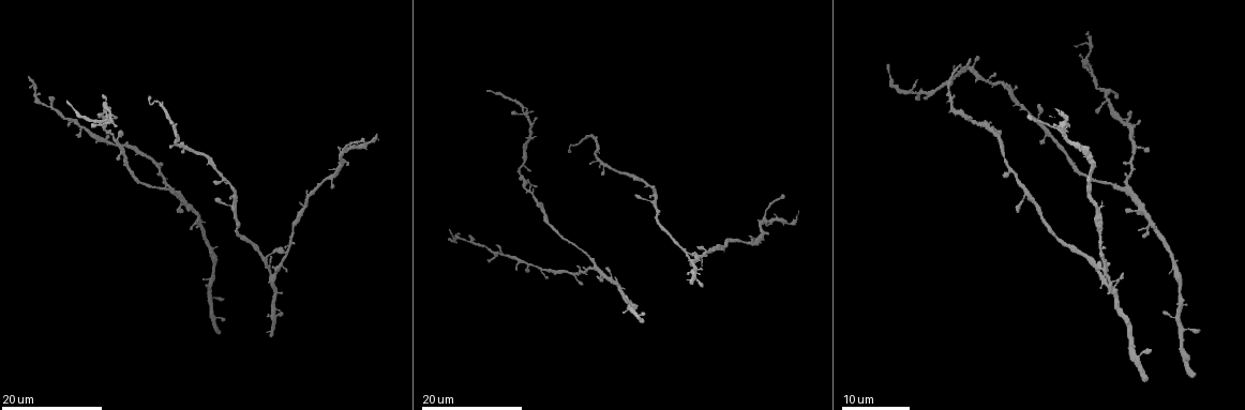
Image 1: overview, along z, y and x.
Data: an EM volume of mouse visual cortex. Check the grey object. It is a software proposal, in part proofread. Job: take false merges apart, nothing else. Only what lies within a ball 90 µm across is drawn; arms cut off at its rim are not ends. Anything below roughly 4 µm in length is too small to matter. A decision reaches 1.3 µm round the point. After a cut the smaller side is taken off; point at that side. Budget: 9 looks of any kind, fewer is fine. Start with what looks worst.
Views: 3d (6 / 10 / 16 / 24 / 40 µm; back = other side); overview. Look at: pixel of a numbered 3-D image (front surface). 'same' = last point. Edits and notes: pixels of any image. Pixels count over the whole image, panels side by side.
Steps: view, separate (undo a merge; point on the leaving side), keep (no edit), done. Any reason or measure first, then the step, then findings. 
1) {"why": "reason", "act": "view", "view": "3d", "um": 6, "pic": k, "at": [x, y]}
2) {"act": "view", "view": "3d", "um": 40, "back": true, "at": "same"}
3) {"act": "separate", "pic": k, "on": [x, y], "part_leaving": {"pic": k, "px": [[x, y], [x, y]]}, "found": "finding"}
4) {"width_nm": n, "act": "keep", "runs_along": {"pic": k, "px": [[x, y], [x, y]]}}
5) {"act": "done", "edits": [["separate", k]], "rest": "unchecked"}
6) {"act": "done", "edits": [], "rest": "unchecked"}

{"why": "looks like a crossing", "act": "view", "view": "3d", "um": 24, "pic": 1, "at": [767, 222]}

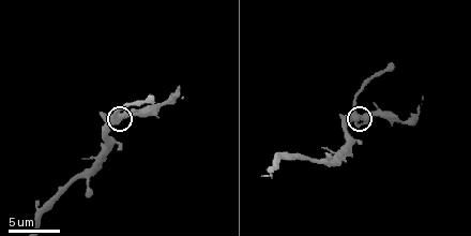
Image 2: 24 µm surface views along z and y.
{"why": "zoom in", "act": "view", "view": "3d", "um": 6, "pic": 2, "at": [359, 116]}

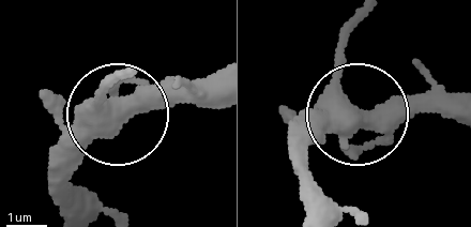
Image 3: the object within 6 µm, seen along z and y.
{"why": "from behind", "act": "view", "view": "3d", "um": 6, "back": true, "pic": 3, "at": [359, 115]}

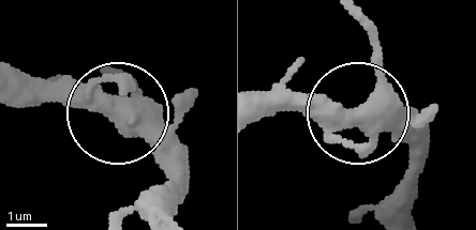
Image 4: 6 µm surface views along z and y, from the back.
{"act": "keep", "found": "continuous, no second cell"}

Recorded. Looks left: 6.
{"why": "two arms in line, one across", "act": "view", "view": "3d", "um": 24, "pic": 1, "at": [1089, 44]}

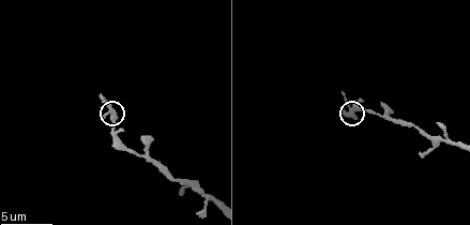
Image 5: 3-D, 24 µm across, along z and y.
{"act": "view", "view": "3d", "um": 10, "pic": 5, "at": [110, 112]}

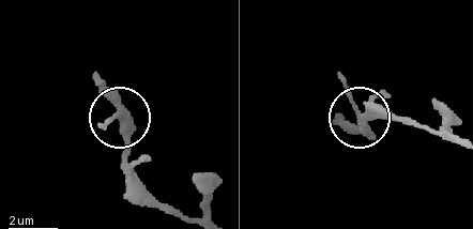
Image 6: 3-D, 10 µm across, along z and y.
{"width_nm": 290, "act": "keep", "found": "all the same cell"}

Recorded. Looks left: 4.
{"act": "view", "view": "3d", "um": 24, "pic": 1, "at": [110, 111]}

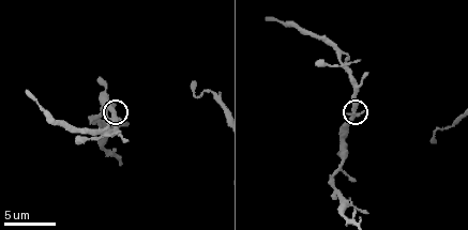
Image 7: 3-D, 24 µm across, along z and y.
{"act": "view", "view": "3d", "um": 6, "pic": 7, "at": [353, 110]}

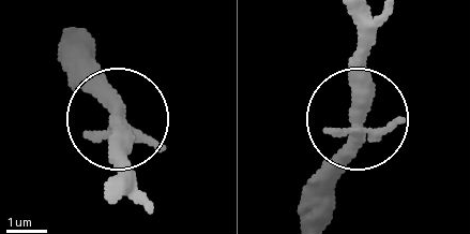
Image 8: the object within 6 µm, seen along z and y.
{"arms": 3, "act": "keep", "found": "continuous, no second cell"}

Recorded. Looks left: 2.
{"act": "view", "view": "3d", "um": 16, "pic": 1, "at": [592, 268]}

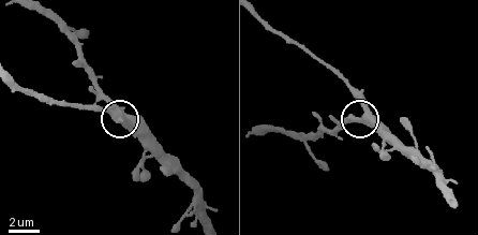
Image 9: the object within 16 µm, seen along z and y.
{"act": "view", "view": "3d", "um": 6, "pic": 9, "at": [364, 122]}

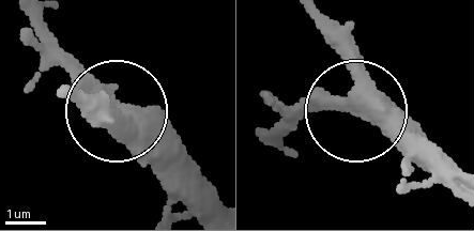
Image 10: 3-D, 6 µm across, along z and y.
{"act": "keep", "runs_along": {"pic": 10, "px": [[304, 9], [348, 70], [358, 107], [443, 179]]}, "found": "one cell here"}

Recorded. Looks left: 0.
{"act": "done", "edits": [], "rest": "unchecked"}

